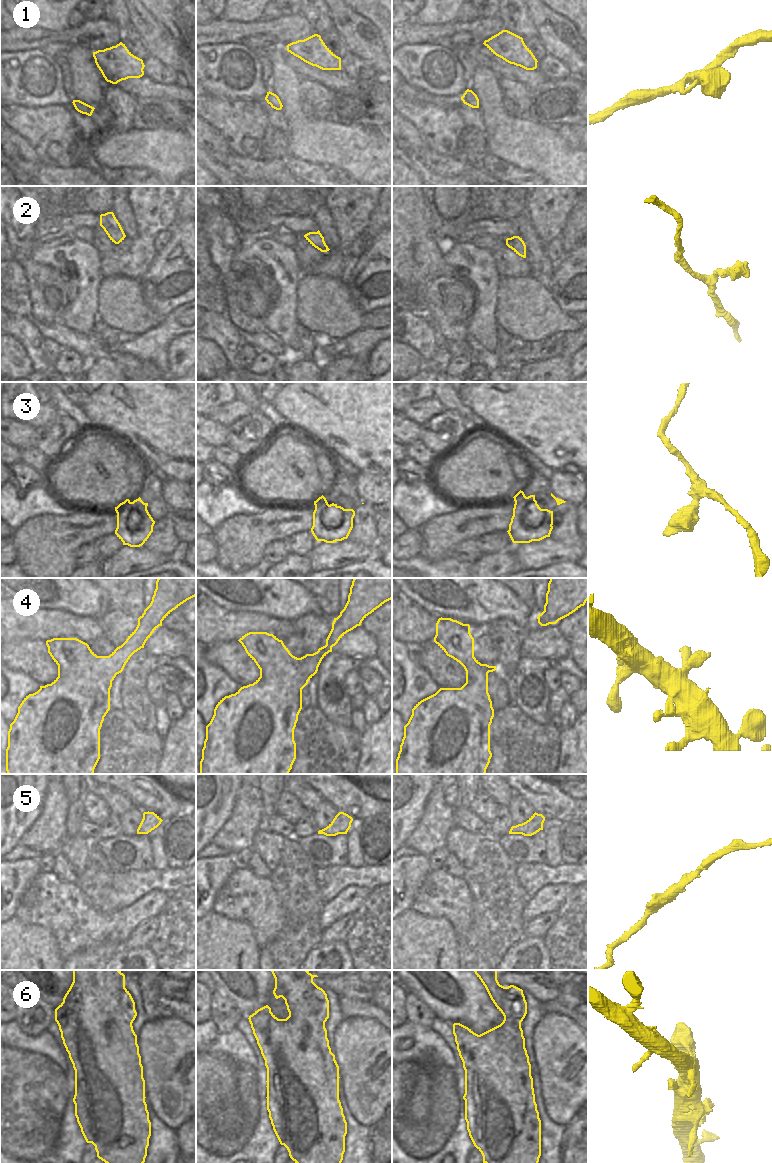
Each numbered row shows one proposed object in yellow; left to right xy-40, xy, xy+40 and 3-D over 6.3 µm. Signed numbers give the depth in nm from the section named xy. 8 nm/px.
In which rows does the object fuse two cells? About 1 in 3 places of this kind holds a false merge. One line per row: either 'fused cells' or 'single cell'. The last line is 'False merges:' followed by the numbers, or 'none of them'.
1: single cell
2: single cell
3: single cell
4: single cell
5: single cell
6: single cell
False merges: none of them

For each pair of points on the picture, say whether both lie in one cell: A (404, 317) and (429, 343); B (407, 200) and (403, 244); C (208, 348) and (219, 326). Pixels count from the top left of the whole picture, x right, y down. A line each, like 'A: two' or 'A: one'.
A: one
B: one
C: two

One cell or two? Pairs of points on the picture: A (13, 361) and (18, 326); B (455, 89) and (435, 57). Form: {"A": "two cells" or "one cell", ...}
{"A": "two cells", "B": "one cell"}

